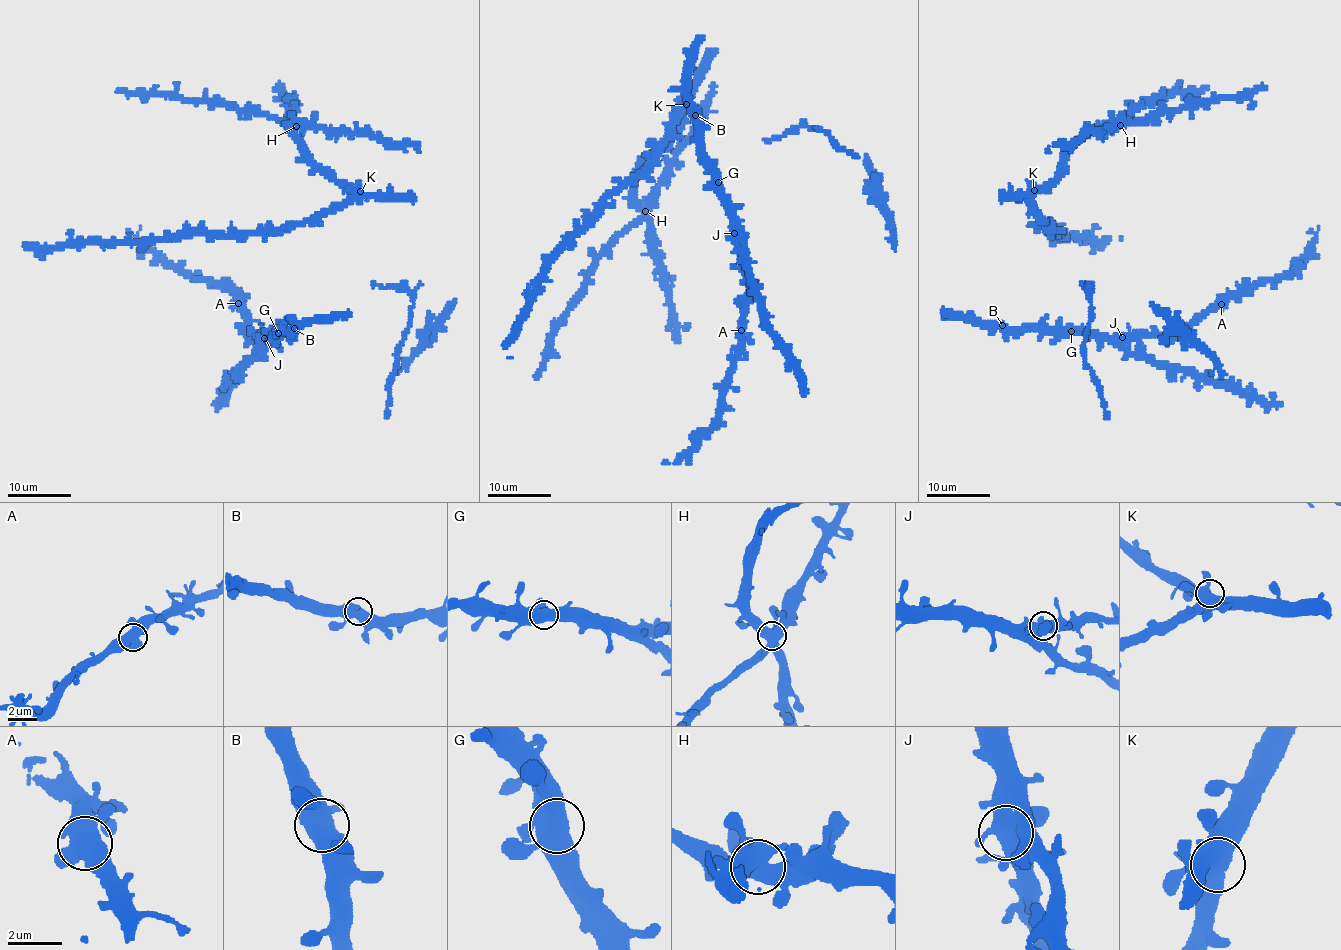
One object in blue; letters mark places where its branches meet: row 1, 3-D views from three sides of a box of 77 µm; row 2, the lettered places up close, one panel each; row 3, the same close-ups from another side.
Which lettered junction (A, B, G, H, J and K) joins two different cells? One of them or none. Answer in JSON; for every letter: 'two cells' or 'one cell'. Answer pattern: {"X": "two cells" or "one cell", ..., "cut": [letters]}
{"A": "one cell", "B": "one cell", "G": "one cell", "H": "one cell", "J": "one cell", "K": "one cell", "cut": []}

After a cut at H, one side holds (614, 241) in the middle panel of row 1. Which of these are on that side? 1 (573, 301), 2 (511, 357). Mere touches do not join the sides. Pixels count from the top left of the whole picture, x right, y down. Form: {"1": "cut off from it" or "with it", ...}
{"1": "with it", "2": "cut off from it"}

